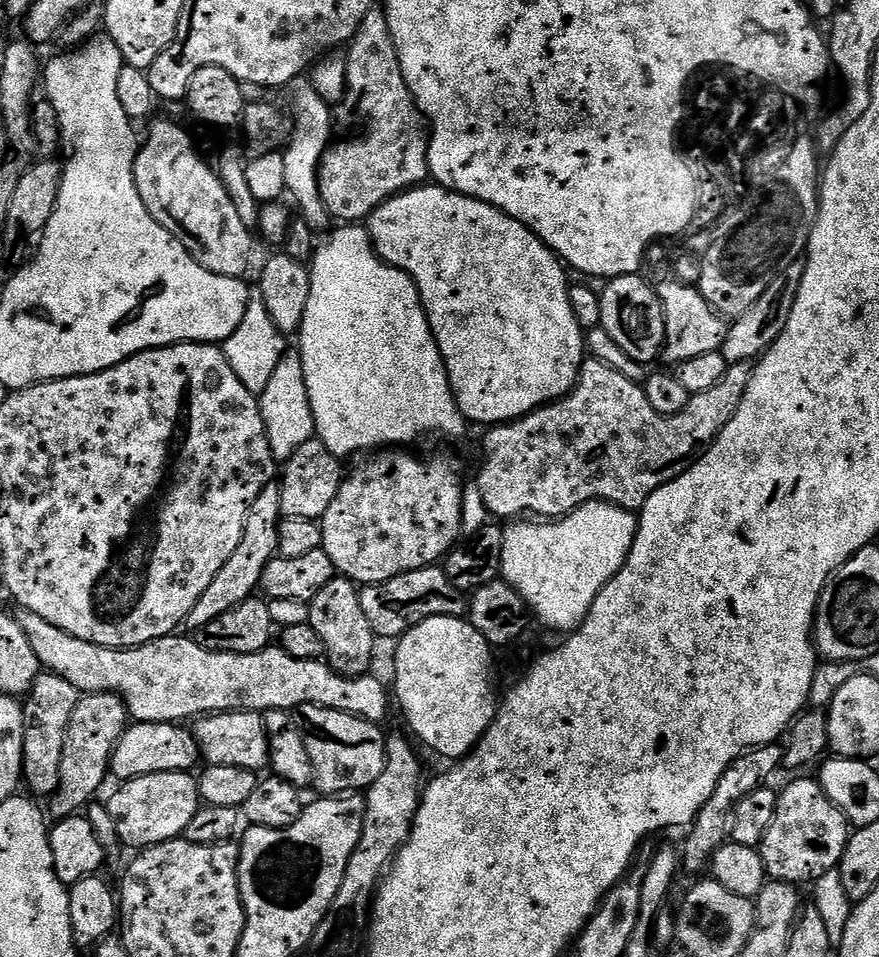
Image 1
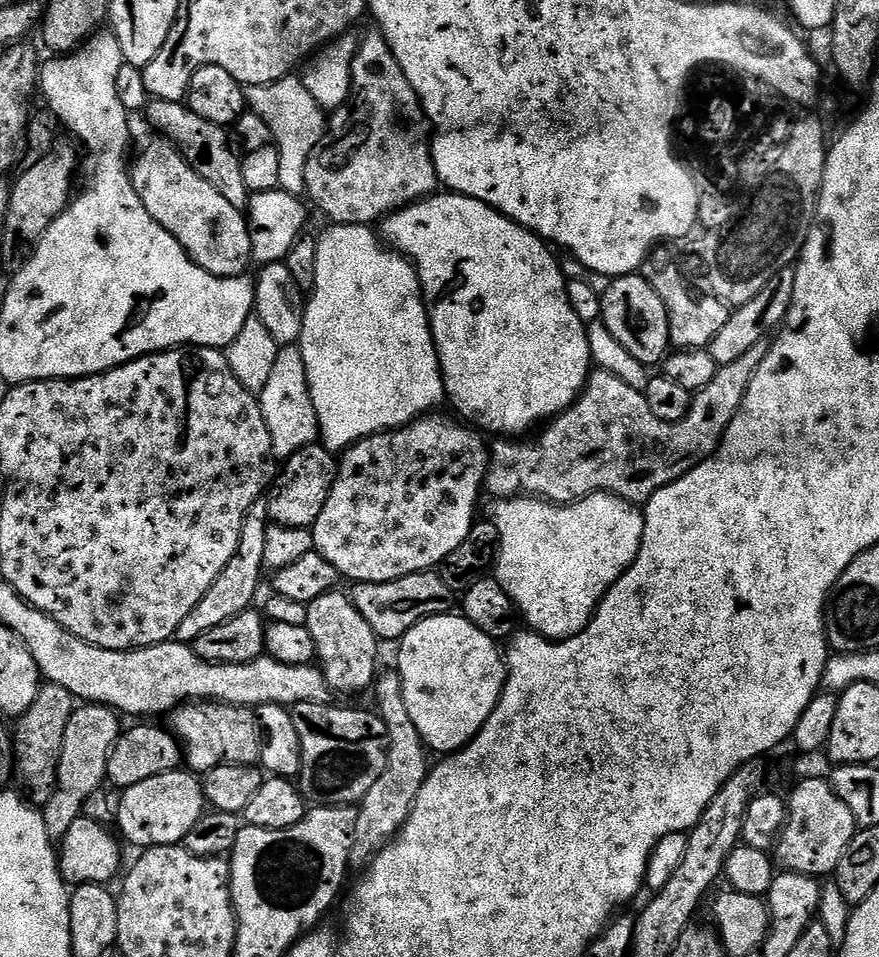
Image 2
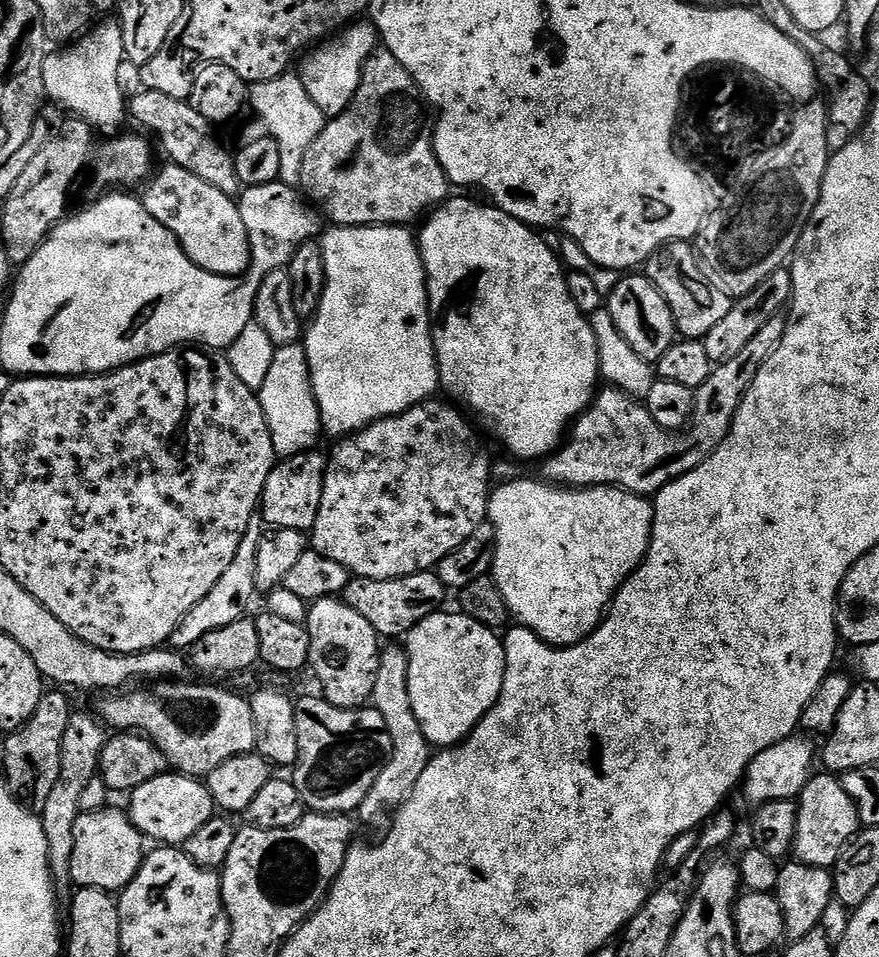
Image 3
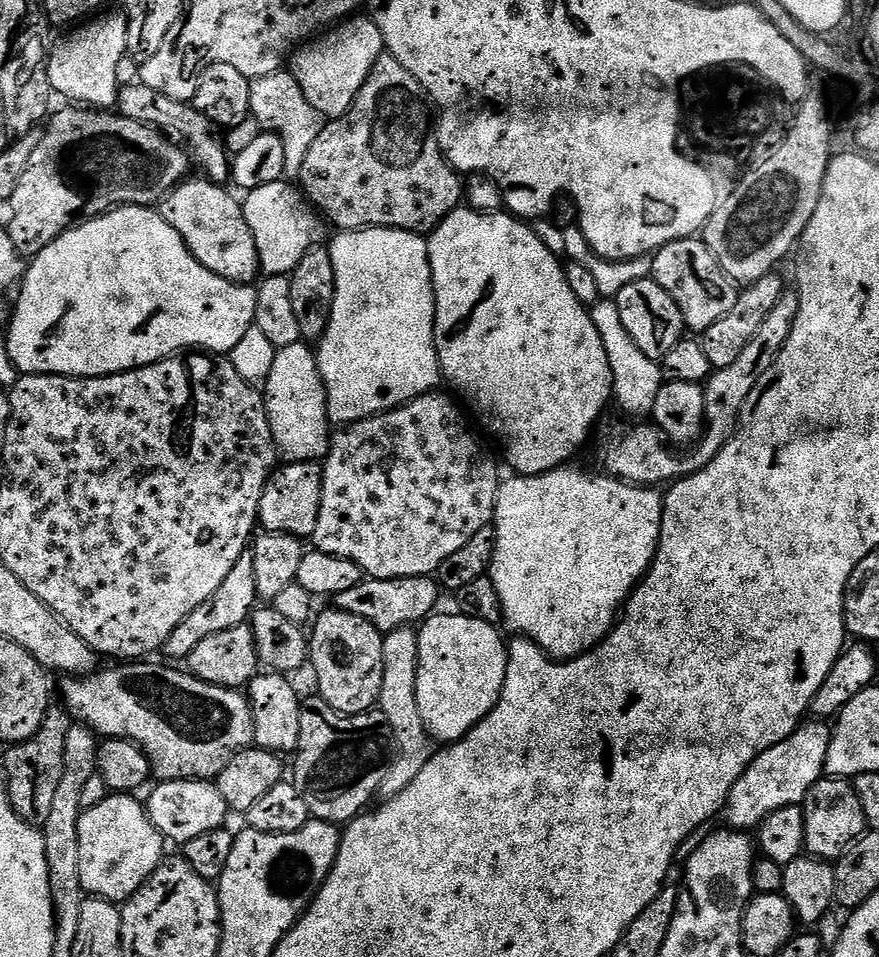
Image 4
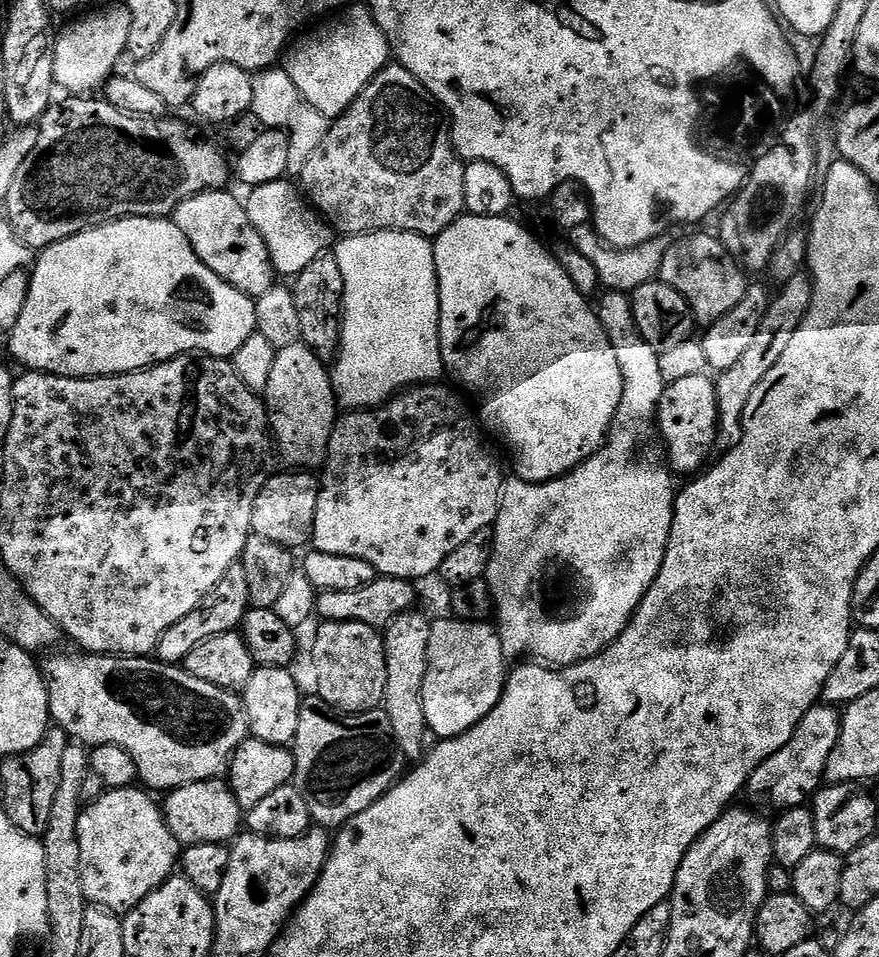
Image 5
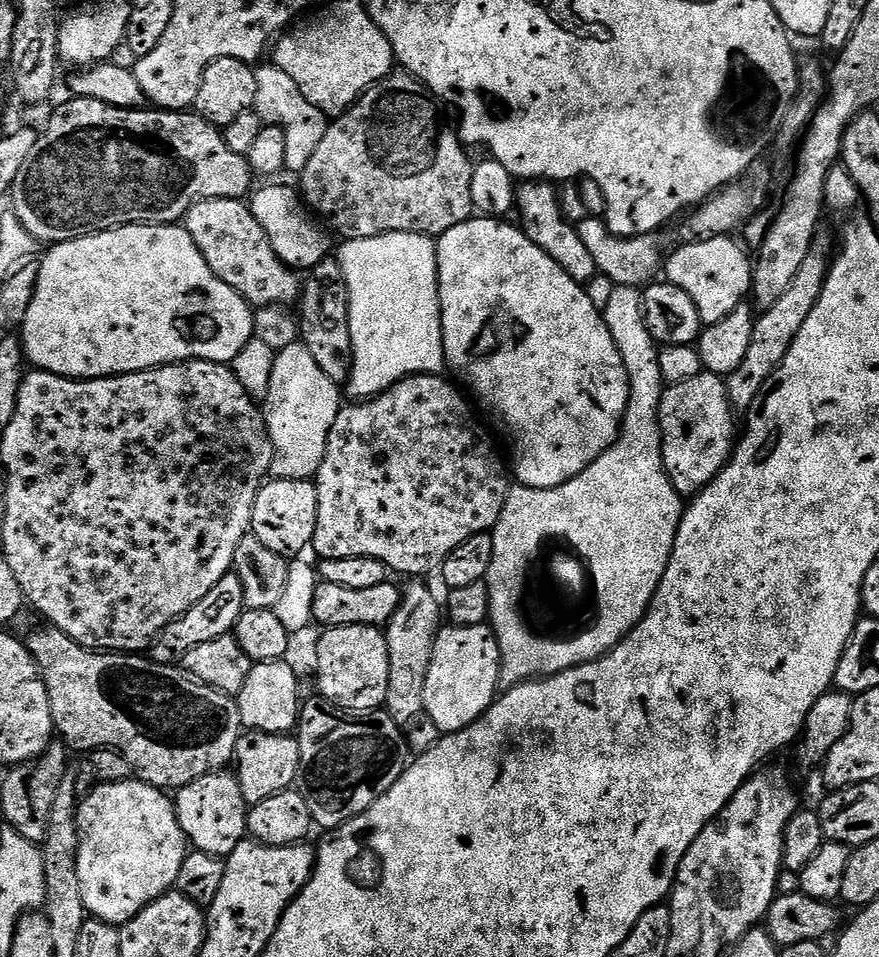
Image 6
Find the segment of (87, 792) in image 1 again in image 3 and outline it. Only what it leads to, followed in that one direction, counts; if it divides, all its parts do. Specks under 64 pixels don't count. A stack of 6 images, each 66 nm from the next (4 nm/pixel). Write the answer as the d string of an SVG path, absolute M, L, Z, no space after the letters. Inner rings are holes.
M73 711L70 726L66 726L66 735L62 737L62 770L58 774L58 786L50 794L46 806L38 813L42 830L46 830L46 850L52 883L56 890L57 901L68 902L72 899L74 885L70 874L70 858L74 858L74 822L80 817L79 803L82 790L90 780L98 776L102 750L106 746L109 733L105 725L95 715L88 712Z

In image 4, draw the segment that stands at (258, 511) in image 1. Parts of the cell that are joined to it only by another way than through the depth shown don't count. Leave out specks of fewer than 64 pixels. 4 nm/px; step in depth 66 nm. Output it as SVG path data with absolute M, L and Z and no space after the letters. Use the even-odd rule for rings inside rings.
M245 550L238 562L234 562L234 570L226 574L226 582L222 582L222 586L218 586L218 590L214 590L214 594L210 594L210 598L206 598L206 602L198 606L198 610L190 610L190 614L186 614L186 618L182 618L178 626L174 626L174 634L170 634L170 638L166 638L164 643L163 655L168 655L167 659L172 662L187 661L190 650L196 649L205 638L210 638L210 634L222 634L222 630L234 630L234 626L249 623L257 604L254 558L251 551Z

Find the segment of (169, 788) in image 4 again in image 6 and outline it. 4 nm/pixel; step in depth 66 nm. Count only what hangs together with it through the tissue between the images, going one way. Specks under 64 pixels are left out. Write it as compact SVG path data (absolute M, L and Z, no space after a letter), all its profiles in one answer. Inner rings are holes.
M231 771L211 772L175 793L176 817L188 843L195 851L227 858L248 836L250 805L242 796L242 786Z

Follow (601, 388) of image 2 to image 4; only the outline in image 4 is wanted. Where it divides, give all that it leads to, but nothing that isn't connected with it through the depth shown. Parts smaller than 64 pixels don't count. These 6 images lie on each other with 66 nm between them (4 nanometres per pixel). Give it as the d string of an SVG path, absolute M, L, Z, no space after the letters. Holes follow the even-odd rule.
M785 290L782 298L778 298L778 306L774 306L773 312L766 317L766 322L762 322L758 334L754 334L750 346L742 350L741 356L732 365L715 369L708 377L703 385L704 430L702 438L695 441L694 446L684 451L664 448L666 437L652 422L636 422L633 423L636 424L633 428L628 424L612 424L605 430L604 445L600 448L600 456L604 459L603 471L609 476L627 480L629 484L668 486L710 466L710 462L714 462L717 454L730 442L730 438L734 438L736 428L740 425L742 406L746 406L750 390L758 386L758 378L762 378L762 374L774 366L782 346L786 346L786 338L790 338L790 330L794 330L794 318L798 318L799 305L800 293Z

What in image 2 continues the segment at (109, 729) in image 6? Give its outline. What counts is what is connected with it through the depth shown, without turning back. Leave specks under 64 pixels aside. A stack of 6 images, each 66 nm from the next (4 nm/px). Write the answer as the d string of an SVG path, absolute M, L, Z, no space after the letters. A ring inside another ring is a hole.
M189 702L173 708L170 719L170 731L180 741L183 759L193 773L203 774L223 764L259 765L262 737L253 709L215 702Z

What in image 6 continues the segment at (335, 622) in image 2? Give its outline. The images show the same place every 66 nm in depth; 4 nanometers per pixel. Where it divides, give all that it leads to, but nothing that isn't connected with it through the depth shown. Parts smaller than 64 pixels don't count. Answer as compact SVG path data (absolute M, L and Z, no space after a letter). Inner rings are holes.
M338 626L323 629L318 642L318 668L314 675L319 695L348 712L375 712L384 708L386 686L390 686L390 650L380 628Z

